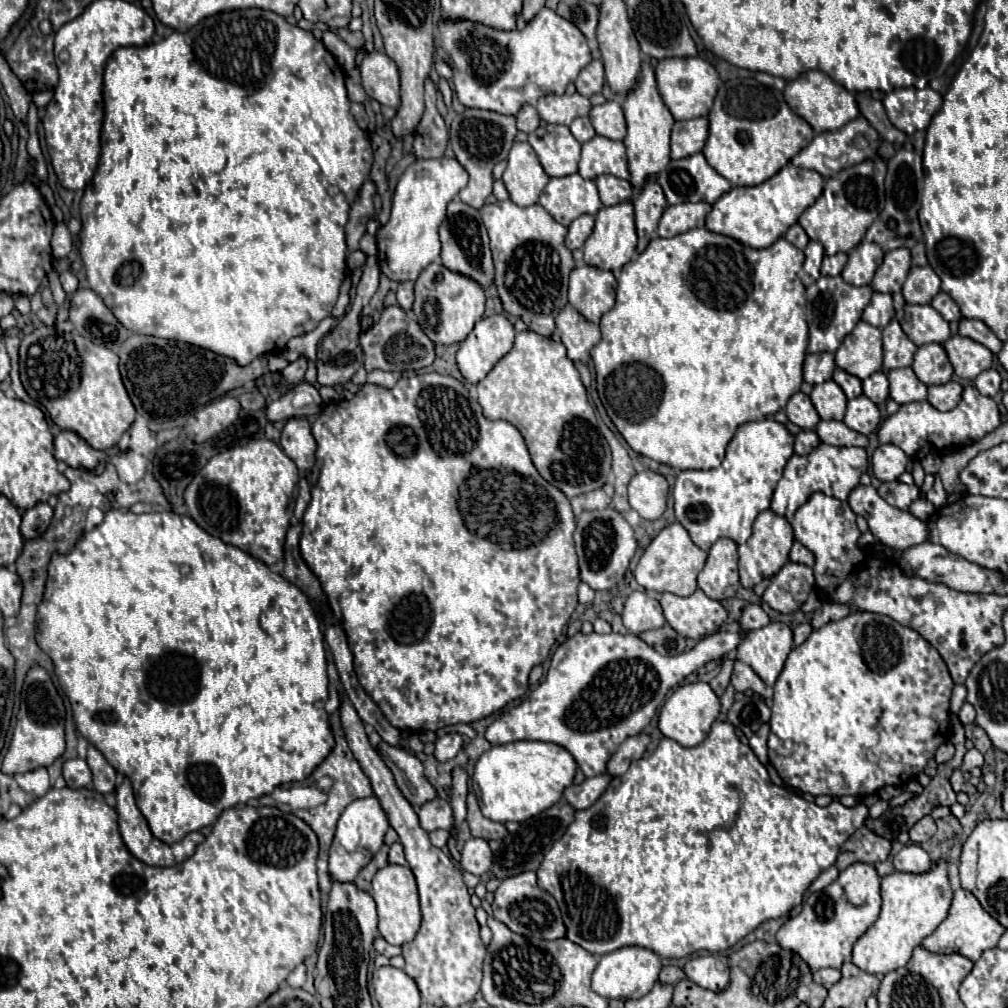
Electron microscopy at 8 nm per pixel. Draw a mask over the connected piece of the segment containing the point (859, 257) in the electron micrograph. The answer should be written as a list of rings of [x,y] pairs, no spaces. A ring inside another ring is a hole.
[[[861,241],[851,253],[841,277],[851,285],[869,285],[875,269],[883,261],[883,251],[877,243]]]

